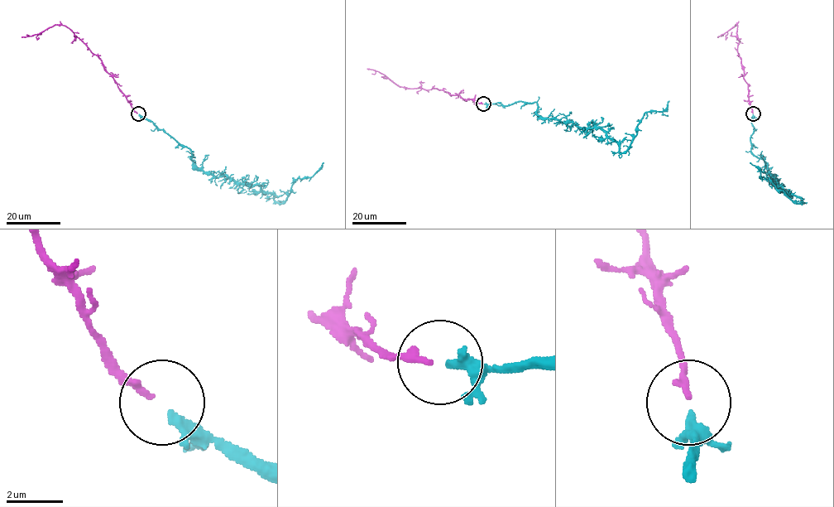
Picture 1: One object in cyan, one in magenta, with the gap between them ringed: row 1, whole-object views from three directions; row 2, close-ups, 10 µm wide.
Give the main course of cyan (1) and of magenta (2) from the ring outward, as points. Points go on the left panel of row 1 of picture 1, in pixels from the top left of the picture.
1: (139, 114), (186, 146), (197, 169), (258, 185), (280, 203), (298, 178), (311, 177), (323, 162)
2: (137, 113), (102, 60), (64, 26), (55, 25), (37, 34), (21, 37)

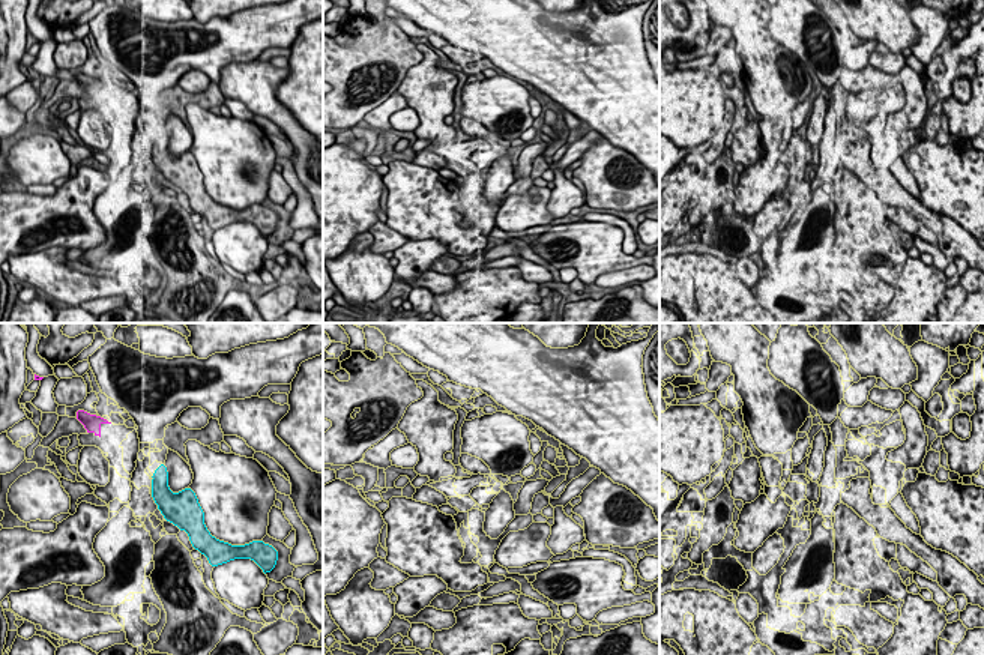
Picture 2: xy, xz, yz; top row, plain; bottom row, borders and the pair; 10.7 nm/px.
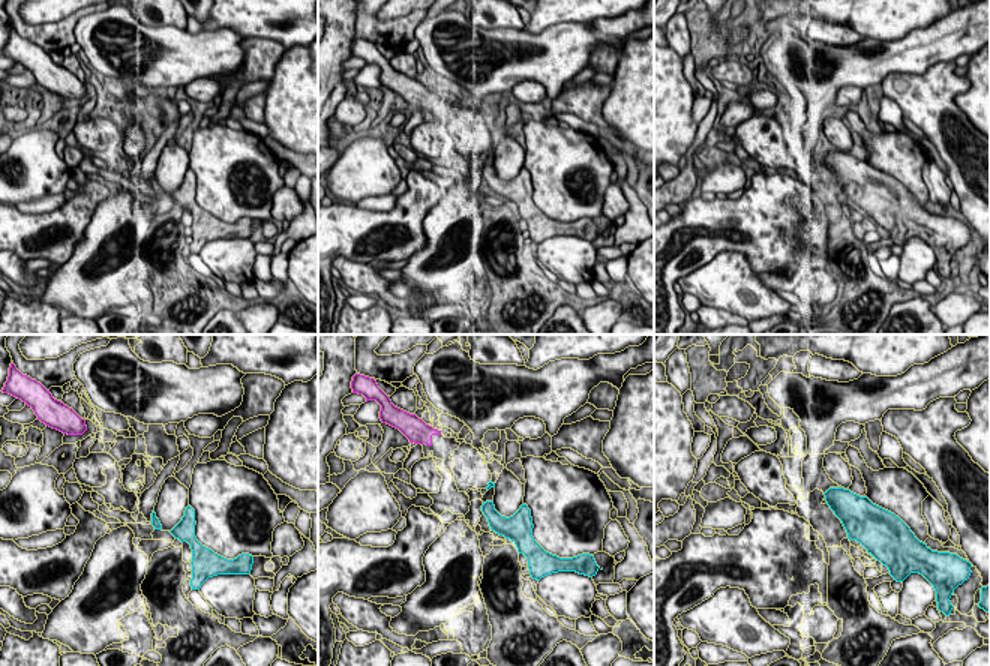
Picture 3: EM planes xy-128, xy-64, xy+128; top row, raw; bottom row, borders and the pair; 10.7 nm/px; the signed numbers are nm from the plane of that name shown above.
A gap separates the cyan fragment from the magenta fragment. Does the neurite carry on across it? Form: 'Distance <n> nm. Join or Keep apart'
Distance 700 nm. Join

